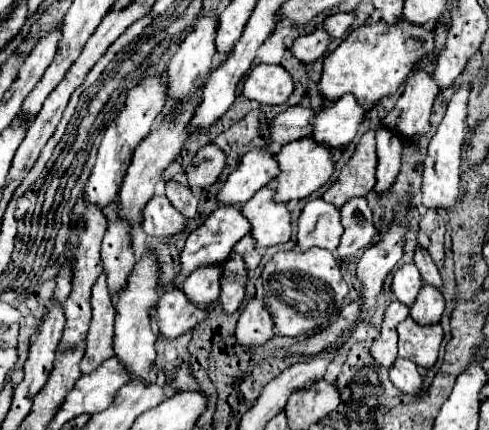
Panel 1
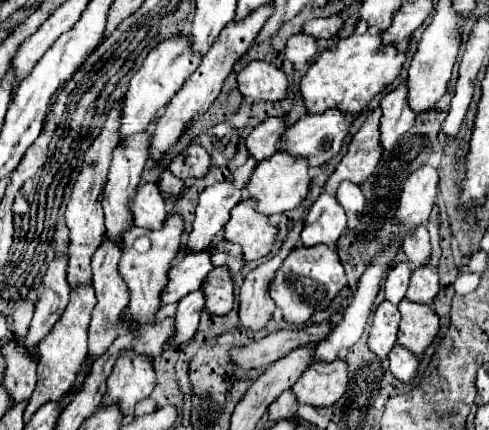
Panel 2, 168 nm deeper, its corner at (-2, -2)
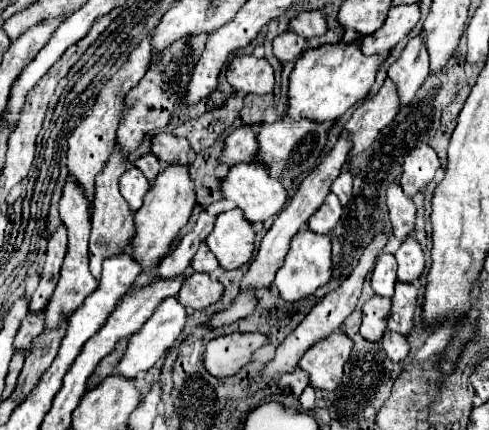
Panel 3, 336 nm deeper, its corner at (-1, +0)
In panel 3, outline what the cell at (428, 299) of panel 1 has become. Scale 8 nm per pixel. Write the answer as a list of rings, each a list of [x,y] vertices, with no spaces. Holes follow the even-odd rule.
[[[409,235],[401,241],[401,247],[395,251],[395,259],[397,259],[397,265],[399,265],[399,269],[397,269],[399,281],[411,283],[411,281],[419,279],[419,275],[425,269],[423,249],[413,235]]]

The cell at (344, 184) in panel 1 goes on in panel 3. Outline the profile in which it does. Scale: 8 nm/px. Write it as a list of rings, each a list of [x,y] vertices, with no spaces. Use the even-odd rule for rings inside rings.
[[[387,77],[381,85],[381,89],[373,95],[363,99],[351,119],[345,123],[347,131],[351,131],[353,149],[351,155],[361,153],[369,145],[373,145],[379,131],[393,121],[397,115],[399,103],[397,103],[397,87],[393,87],[393,81]]]

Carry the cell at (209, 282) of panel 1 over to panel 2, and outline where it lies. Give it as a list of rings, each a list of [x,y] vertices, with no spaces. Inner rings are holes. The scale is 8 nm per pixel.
[[[202,289],[194,291],[194,293],[188,293],[186,297],[182,297],[178,301],[176,335],[170,343],[182,343],[182,341],[192,339],[192,335],[198,329],[198,321],[200,321],[200,313],[204,311],[204,305],[206,305],[206,301],[204,301]]]

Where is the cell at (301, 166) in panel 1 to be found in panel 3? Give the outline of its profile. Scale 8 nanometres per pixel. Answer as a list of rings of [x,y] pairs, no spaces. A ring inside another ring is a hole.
[[[241,163],[241,165],[231,167],[229,173],[221,179],[219,191],[225,199],[231,199],[245,213],[249,223],[263,223],[275,217],[287,201],[287,191],[283,189],[281,181],[269,177],[267,167],[261,163]]]

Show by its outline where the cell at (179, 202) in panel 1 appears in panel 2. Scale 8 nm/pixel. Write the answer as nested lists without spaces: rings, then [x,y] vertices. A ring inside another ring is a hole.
[[[164,169],[164,171],[160,173],[160,183],[158,183],[158,189],[160,189],[160,191],[164,191],[164,193],[168,193],[170,197],[176,197],[176,195],[184,193],[186,185],[184,185],[184,181],[182,181],[182,179],[174,177],[168,169]]]

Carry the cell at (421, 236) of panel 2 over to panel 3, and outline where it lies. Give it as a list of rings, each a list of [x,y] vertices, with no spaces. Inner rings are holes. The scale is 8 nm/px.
[[[399,181],[389,185],[387,191],[387,209],[389,209],[389,219],[393,225],[393,235],[397,239],[405,239],[407,235],[415,233],[413,223],[415,223],[415,205],[409,197],[403,195]]]

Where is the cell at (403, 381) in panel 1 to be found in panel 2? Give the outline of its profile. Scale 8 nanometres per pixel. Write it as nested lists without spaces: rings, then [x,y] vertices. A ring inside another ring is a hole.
[[[396,345],[390,355],[390,371],[392,375],[402,381],[402,383],[414,383],[416,381],[416,373],[418,373],[418,357],[414,357],[410,351],[402,349],[400,345]]]

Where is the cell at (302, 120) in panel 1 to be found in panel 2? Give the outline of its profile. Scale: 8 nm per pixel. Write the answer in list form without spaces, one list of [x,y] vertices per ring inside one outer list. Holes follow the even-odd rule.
[[[270,117],[262,121],[246,139],[250,155],[262,161],[272,157],[272,153],[278,153],[282,147],[282,133],[286,133],[284,117]]]

